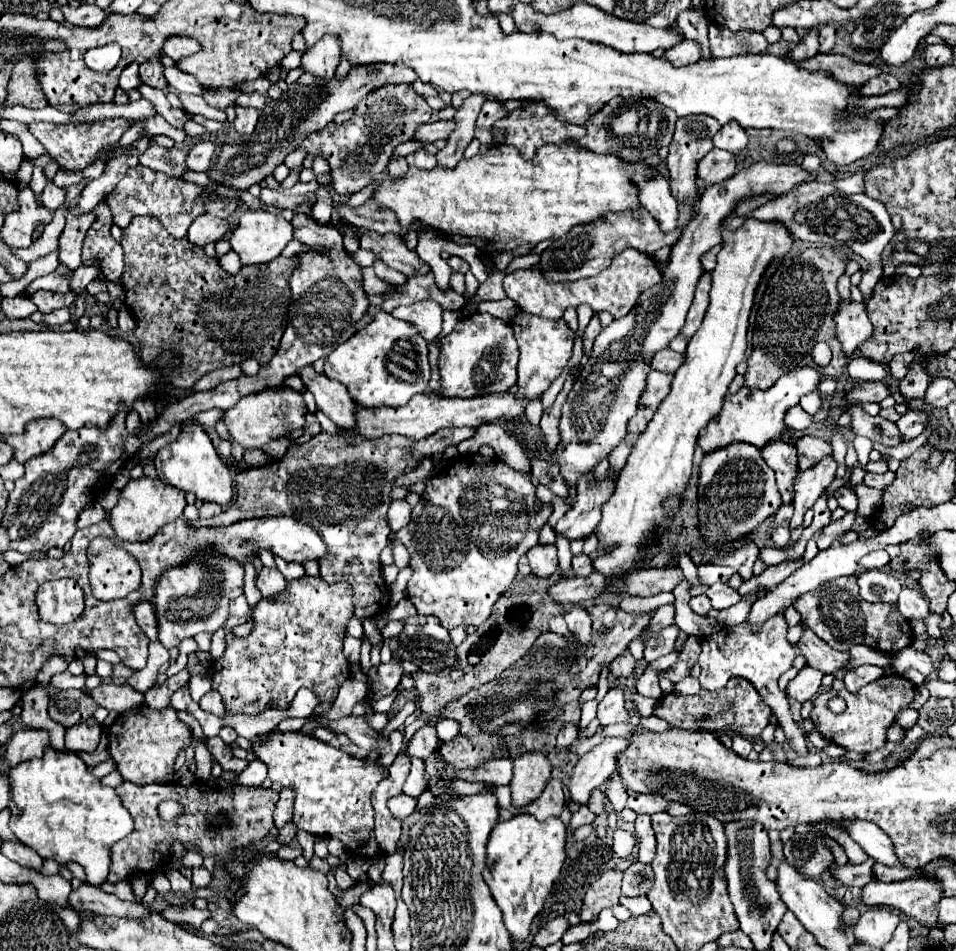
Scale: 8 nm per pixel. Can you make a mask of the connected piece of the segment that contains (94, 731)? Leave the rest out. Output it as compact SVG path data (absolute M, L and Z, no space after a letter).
M89 718L81 724L67 728L65 746L67 746L67 750L73 750L73 752L81 752L81 750L93 752L99 744L99 736L101 736L101 728L99 728L97 720Z

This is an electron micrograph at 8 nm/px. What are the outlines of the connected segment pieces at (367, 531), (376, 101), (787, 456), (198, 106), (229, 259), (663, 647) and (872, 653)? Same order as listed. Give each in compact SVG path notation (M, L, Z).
M441 428L441 432L427 436L423 442L411 442L405 436L369 440L321 432L305 444L291 446L281 460L237 472L235 502L215 518L199 518L189 524L227 526L237 520L261 516L291 516L293 520L311 524L329 548L329 556L319 562L321 578L327 584L349 582L353 588L355 618L365 620L383 614L389 606L389 590L383 582L379 554L387 546L391 532L387 508L391 504L393 482L401 474L415 470L425 456L433 456L445 446L459 444L473 434L475 428Z
M395 84L395 86L383 86L369 96L365 96L357 108L351 120L343 124L327 124L323 130L315 132L313 136L307 136L301 142L301 148L307 150L309 156L323 156L331 168L333 186L335 192L351 196L353 192L365 188L371 184L373 176L379 172L385 172L389 156L393 148L401 142L411 140L413 130L429 122L431 108L423 96L419 96L413 86L409 84Z
M769 442L761 448L761 456L773 468L783 500L791 502L793 492L789 492L789 484L793 484L793 468L797 468L797 450L785 442Z
M169 84L165 86L165 92L167 92L167 94L175 94L175 96L181 100L183 110L187 110L187 112L191 112L191 114L201 114L201 116L211 118L211 120L225 122L225 112L221 112L221 110L217 110L217 108L207 106L207 104L205 104L205 100L203 100L201 96L179 92L179 90L175 90L175 88L173 88L173 86L169 86Z
M231 250L231 252L227 252L227 254L223 254L223 256L219 256L219 266L221 268L225 268L225 272L229 272L229 274L235 274L235 272L239 272L241 270L241 262L239 262L239 256Z
M671 624L671 626L663 628L659 634L649 634L647 640L645 640L645 660L655 662L657 658L669 654L673 650L677 634L679 634L677 624Z
M863 644L853 646L853 648L849 650L849 654L853 656L853 664L849 664L847 670L857 668L857 666L861 666L861 664L875 664L875 666L881 666L881 668L883 668L883 664L887 662L887 658L885 658L883 652L879 652L879 650L875 650L875 648L869 648L869 646L863 646Z

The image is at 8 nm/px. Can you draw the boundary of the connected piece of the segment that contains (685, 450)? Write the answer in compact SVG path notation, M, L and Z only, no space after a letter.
M745 196L733 208L733 216L747 216L747 220L735 230L721 230L723 248L717 254L717 266L711 272L711 302L703 324L687 344L685 360L673 374L671 392L661 402L647 430L639 436L627 464L617 478L615 492L601 508L603 518L595 528L599 540L597 550L601 554L593 560L593 568L607 580L619 580L625 574L643 568L645 556L655 544L663 540L673 524L675 512L669 512L663 502L669 498L683 500L687 482L691 478L693 452L699 432L709 424L711 418L717 416L717 412L721 412L727 388L737 376L735 366L745 358L749 314L753 308L755 290L759 288L769 264L775 258L787 256L793 246L793 236L785 224L763 222L749 216L757 206L763 206L773 198L777 196Z

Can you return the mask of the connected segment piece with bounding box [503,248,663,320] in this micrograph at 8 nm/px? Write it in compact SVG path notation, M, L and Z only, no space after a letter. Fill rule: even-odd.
M629 248L613 256L611 264L593 278L581 278L569 284L545 284L545 280L541 280L541 276L537 276L537 272L529 268L529 270L515 270L507 274L503 280L503 288L506 295L511 300L515 300L523 312L529 312L533 316L559 320L567 308L571 306L577 308L581 304L587 304L593 308L593 312L607 310L609 314L613 314L613 318L623 318L627 312L633 310L641 292L659 284L661 278L663 274L659 270L659 264L649 254L641 254L639 250Z

